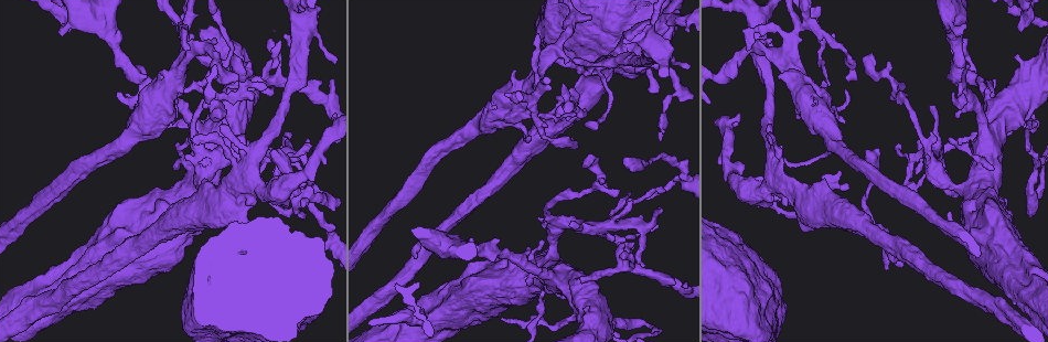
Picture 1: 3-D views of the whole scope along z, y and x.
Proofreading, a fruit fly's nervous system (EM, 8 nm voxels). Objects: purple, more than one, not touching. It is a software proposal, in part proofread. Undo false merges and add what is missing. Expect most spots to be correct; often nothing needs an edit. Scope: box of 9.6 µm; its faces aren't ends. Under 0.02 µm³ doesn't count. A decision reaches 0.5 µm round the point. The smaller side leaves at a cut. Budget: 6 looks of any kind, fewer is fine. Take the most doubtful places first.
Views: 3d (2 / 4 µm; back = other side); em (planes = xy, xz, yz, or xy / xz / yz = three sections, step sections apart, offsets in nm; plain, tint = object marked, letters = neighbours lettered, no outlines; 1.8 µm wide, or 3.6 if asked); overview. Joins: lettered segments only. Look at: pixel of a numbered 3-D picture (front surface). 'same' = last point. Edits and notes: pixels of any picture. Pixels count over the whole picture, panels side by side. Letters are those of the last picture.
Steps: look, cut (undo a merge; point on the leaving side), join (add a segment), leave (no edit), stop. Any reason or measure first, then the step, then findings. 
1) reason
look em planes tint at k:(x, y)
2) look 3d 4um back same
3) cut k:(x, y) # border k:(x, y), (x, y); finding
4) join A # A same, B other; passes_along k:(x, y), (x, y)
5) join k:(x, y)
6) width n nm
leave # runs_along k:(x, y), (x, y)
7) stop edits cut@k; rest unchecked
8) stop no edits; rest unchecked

an open end
look em xy step 8 tint at 1:(1020, 32)

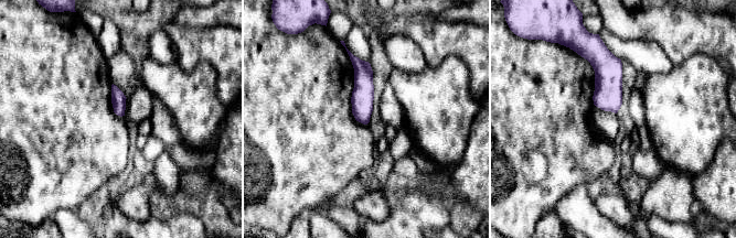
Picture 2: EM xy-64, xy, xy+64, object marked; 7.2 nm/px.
look em xy step 8 letters same

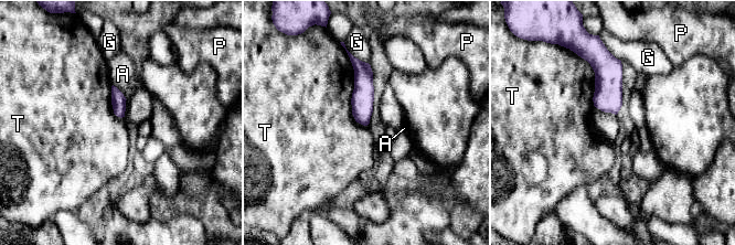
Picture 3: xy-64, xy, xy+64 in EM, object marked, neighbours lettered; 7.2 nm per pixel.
longest_contact T 600 nm
leave # A other, G other, P other, T other; runs_along 3:(353, 60), (363, 73), (365, 121); none of them fits

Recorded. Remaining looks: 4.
long arm stops here
look 3d 4um at 1:(273, 151)

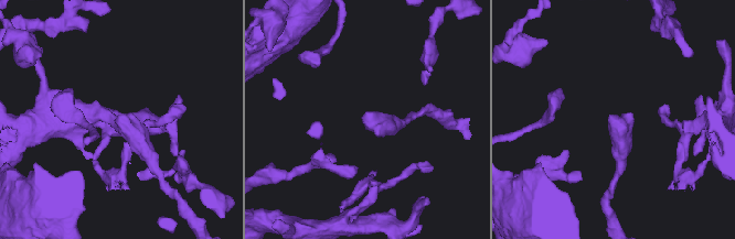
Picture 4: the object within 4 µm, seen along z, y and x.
look em planes letters at 4:(366, 111)

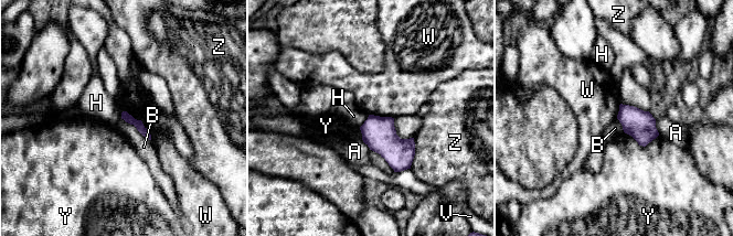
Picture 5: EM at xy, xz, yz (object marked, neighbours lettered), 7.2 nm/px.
leave # A other, B other, H other, V other, W other, Y other, Z other; border 5:(121, 111), (139, 119), (151, 139); no lettered segment goes on from it

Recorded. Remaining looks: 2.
thin end
look em planes letters at 1:(1028, 126)

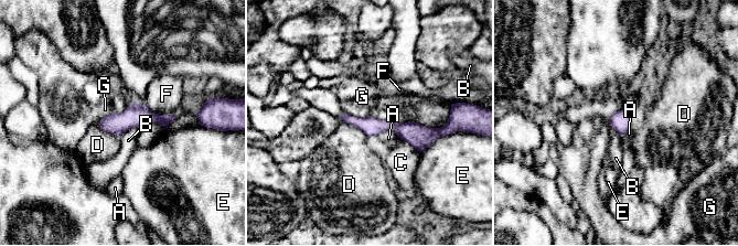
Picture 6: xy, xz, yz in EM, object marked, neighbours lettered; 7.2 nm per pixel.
longest_contact F 260 nm
leave # A other, B other, C other, D other, E other, F other, G other; border 6:(138, 127), (131, 127), (118, 136); no lettered segment goes on from it

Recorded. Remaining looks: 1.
stop no edits; rest unchecked

